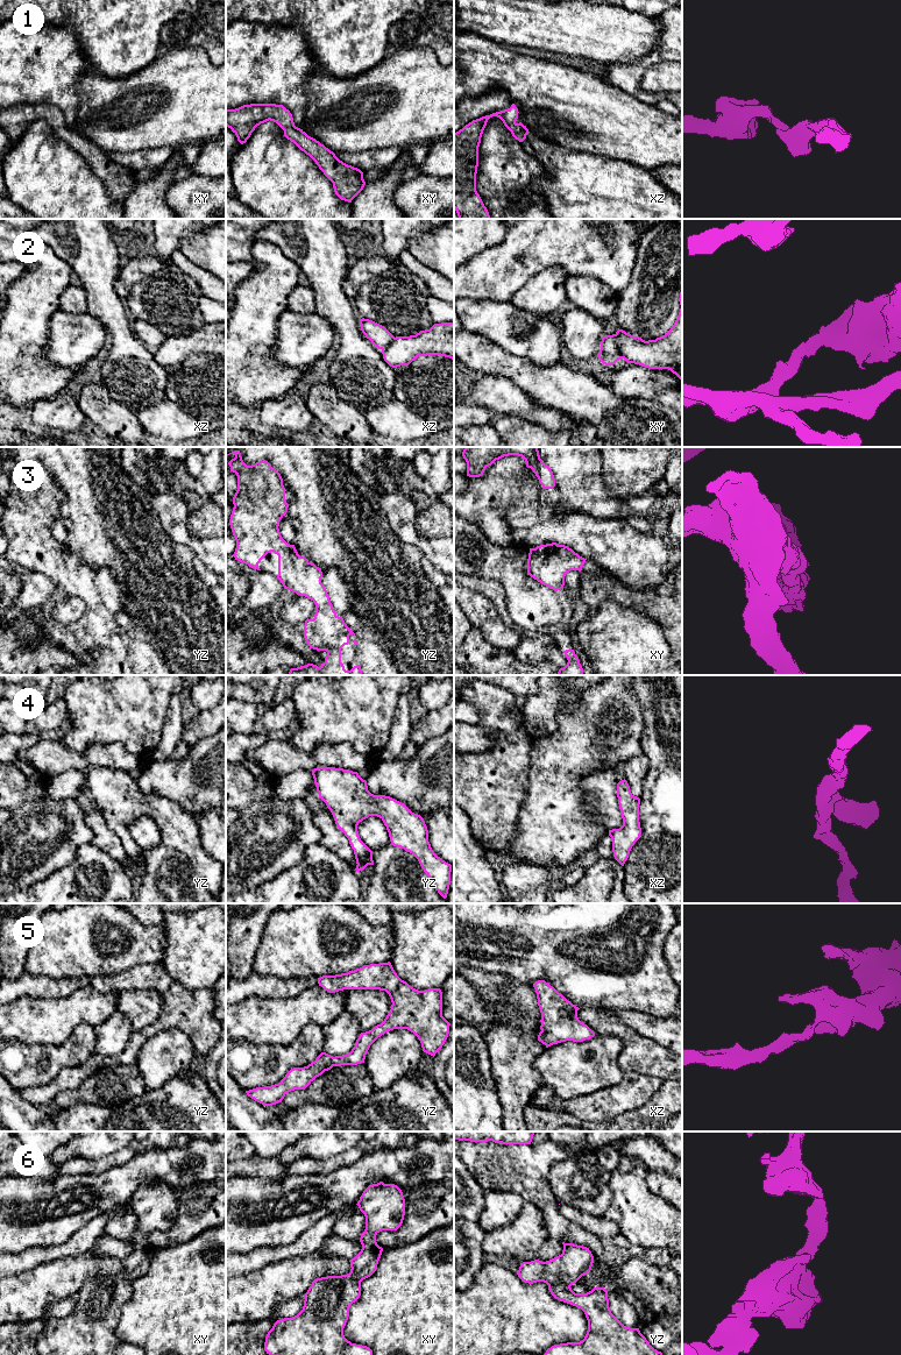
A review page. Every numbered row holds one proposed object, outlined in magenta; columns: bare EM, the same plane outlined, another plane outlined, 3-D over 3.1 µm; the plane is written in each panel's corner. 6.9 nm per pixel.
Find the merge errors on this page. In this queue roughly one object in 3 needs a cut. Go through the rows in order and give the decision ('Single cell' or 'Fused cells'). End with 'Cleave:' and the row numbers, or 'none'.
1: Single cell
2: Fused cells
3: Single cell
4: Single cell
5: Single cell
6: Single cell
Cleave: 2

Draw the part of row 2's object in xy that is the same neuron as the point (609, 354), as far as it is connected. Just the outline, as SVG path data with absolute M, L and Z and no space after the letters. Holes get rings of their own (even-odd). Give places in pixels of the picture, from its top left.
M615 334L602 338L601 349L597 357L605 366L612 366L622 359L619 349L616 345Z

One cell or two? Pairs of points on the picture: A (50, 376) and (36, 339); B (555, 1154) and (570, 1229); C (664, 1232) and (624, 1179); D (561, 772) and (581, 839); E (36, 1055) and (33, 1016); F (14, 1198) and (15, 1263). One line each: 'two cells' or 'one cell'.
A: one cell
B: one cell
C: one cell
D: one cell
E: two cells
F: two cells

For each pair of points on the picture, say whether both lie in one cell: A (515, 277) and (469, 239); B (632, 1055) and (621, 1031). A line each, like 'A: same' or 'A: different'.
A: different
B: same

